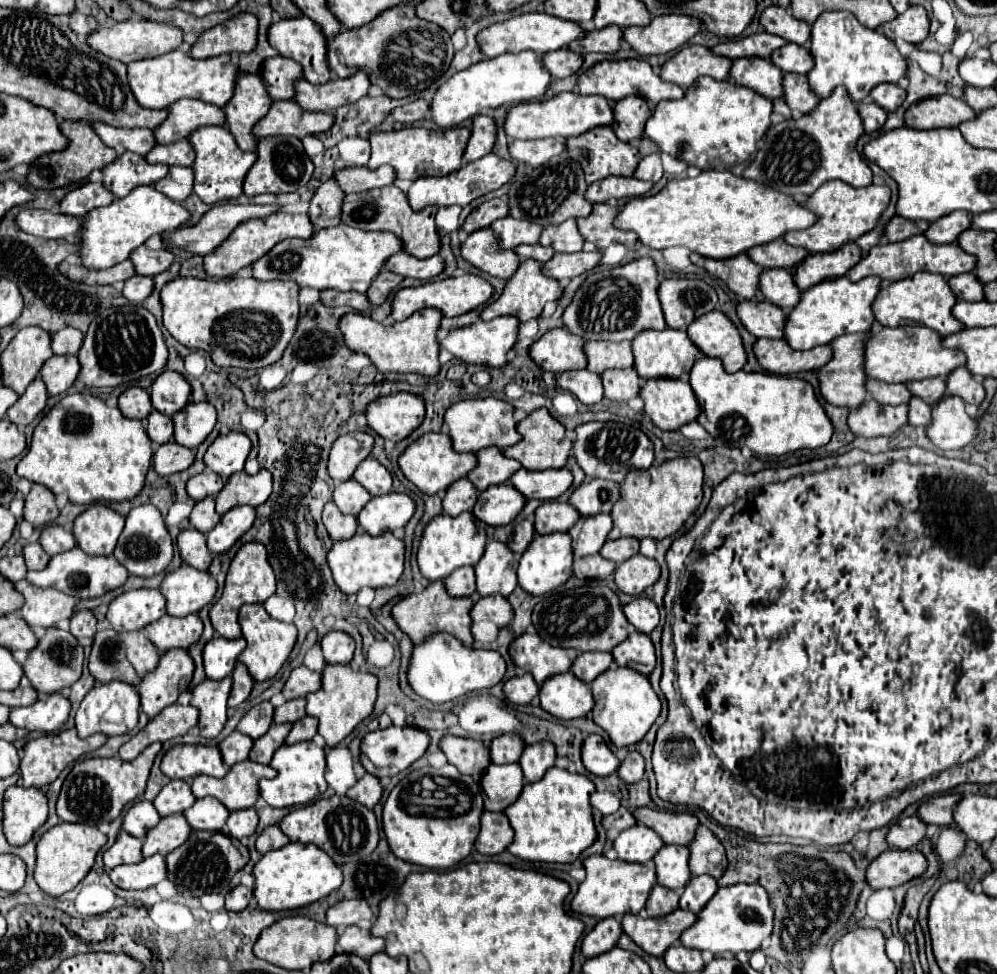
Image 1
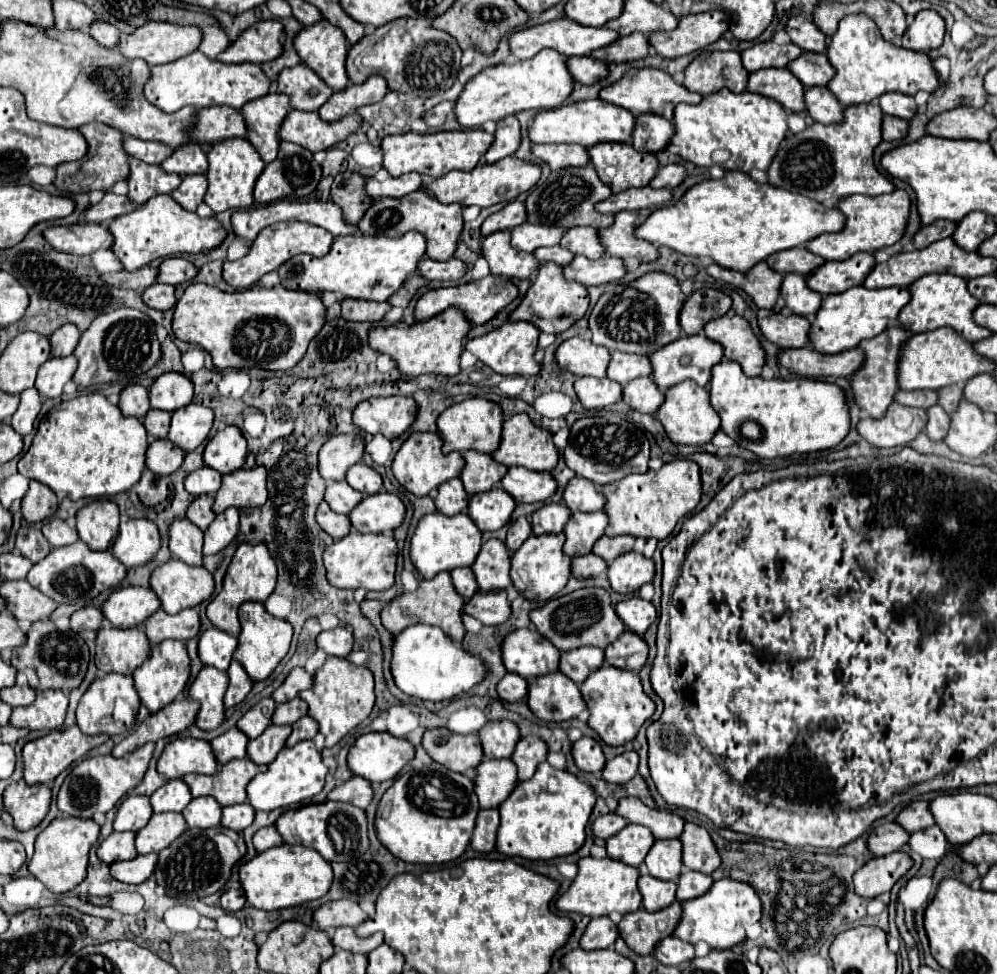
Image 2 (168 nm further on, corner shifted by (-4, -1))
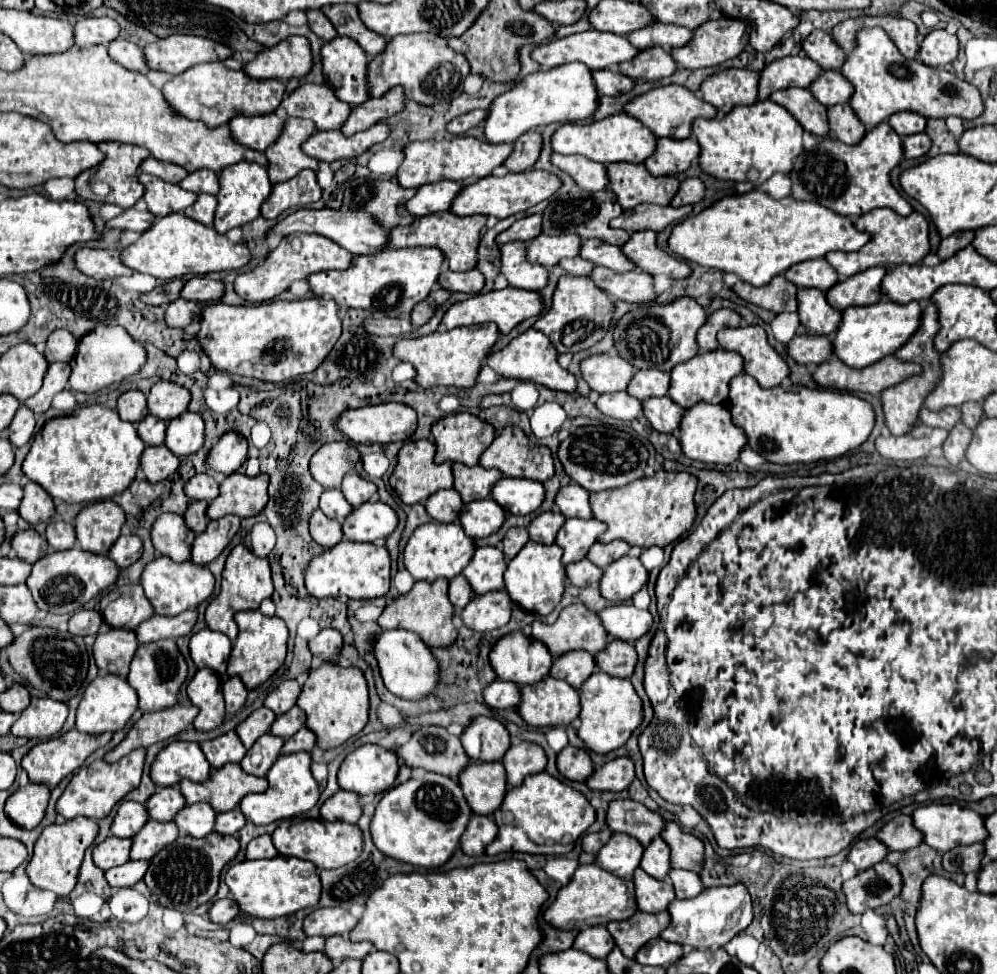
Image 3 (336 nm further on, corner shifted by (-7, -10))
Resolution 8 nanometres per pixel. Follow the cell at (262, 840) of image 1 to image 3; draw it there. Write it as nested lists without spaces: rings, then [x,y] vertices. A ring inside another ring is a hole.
[[[263,834],[263,836],[257,836],[249,842],[247,846],[247,852],[245,856],[249,860],[257,860],[257,858],[275,858],[277,856],[277,850],[271,842],[271,836],[269,834]]]

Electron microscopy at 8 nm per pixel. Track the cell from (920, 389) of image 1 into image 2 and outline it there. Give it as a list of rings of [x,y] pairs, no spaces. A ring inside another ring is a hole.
[[[950,385],[946,389],[938,389],[938,405],[942,409],[946,409],[946,413],[952,413],[960,399],[962,399],[962,387],[958,387],[958,385]]]

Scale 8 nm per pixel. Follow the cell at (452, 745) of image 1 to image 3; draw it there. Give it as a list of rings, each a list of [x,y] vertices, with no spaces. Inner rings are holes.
[[[421,726],[411,734],[407,744],[395,750],[395,754],[409,768],[423,768],[453,780],[459,778],[461,770],[469,764],[459,736],[447,734],[441,726]]]

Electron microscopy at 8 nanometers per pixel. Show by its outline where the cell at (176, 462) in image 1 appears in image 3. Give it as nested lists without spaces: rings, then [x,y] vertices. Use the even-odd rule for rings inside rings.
[[[149,446],[141,454],[141,468],[149,482],[161,482],[169,478],[179,466],[179,458],[167,446]]]

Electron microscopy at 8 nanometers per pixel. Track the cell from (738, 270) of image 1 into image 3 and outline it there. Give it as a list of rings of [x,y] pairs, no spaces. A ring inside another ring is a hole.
[[[783,276],[773,278],[769,286],[761,286],[761,288],[749,286],[747,282],[737,282],[733,290],[743,300],[761,306],[765,310],[771,310],[775,314],[797,312],[797,286]]]

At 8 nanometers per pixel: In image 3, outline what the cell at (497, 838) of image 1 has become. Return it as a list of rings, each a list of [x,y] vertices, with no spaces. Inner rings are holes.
[[[475,816],[469,818],[469,826],[461,836],[461,850],[469,856],[481,856],[485,846],[495,840],[497,824],[489,816]]]

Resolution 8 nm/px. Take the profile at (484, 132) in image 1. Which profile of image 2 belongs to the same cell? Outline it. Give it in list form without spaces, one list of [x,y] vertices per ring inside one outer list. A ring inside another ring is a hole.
[[[504,117],[502,121],[496,123],[494,131],[494,145],[484,153],[486,163],[496,163],[502,157],[512,155],[518,149],[520,143],[520,123],[516,117]]]

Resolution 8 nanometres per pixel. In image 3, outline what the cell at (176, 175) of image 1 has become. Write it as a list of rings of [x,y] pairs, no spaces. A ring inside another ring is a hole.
[[[199,194],[197,202],[185,210],[185,214],[205,226],[213,226],[213,214],[217,208],[217,198],[209,194]]]

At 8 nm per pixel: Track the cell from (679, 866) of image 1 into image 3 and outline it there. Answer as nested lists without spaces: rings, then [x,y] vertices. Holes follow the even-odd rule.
[[[653,838],[653,842],[649,842],[649,846],[645,846],[643,858],[641,858],[641,868],[659,880],[663,880],[667,876],[671,864],[669,864],[669,846],[663,842],[663,838]]]

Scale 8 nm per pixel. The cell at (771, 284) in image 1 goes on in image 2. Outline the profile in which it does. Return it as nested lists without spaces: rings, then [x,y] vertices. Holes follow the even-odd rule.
[[[786,273],[782,287],[780,287],[780,297],[786,301],[786,307],[804,317],[812,317],[822,303],[822,295],[812,291],[806,285],[806,277],[798,273]]]

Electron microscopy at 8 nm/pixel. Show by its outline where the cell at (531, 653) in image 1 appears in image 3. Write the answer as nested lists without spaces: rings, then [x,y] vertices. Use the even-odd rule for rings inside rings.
[[[509,632],[493,644],[489,662],[501,680],[525,686],[545,678],[553,658],[543,642],[525,636],[523,632]]]

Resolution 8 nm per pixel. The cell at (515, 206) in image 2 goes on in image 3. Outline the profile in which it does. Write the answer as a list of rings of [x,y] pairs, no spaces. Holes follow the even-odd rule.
[[[533,214],[533,216],[517,220],[509,230],[505,230],[497,236],[497,244],[503,246],[505,242],[515,242],[515,240],[529,242],[529,240],[537,238],[537,234],[541,234],[541,214]]]

